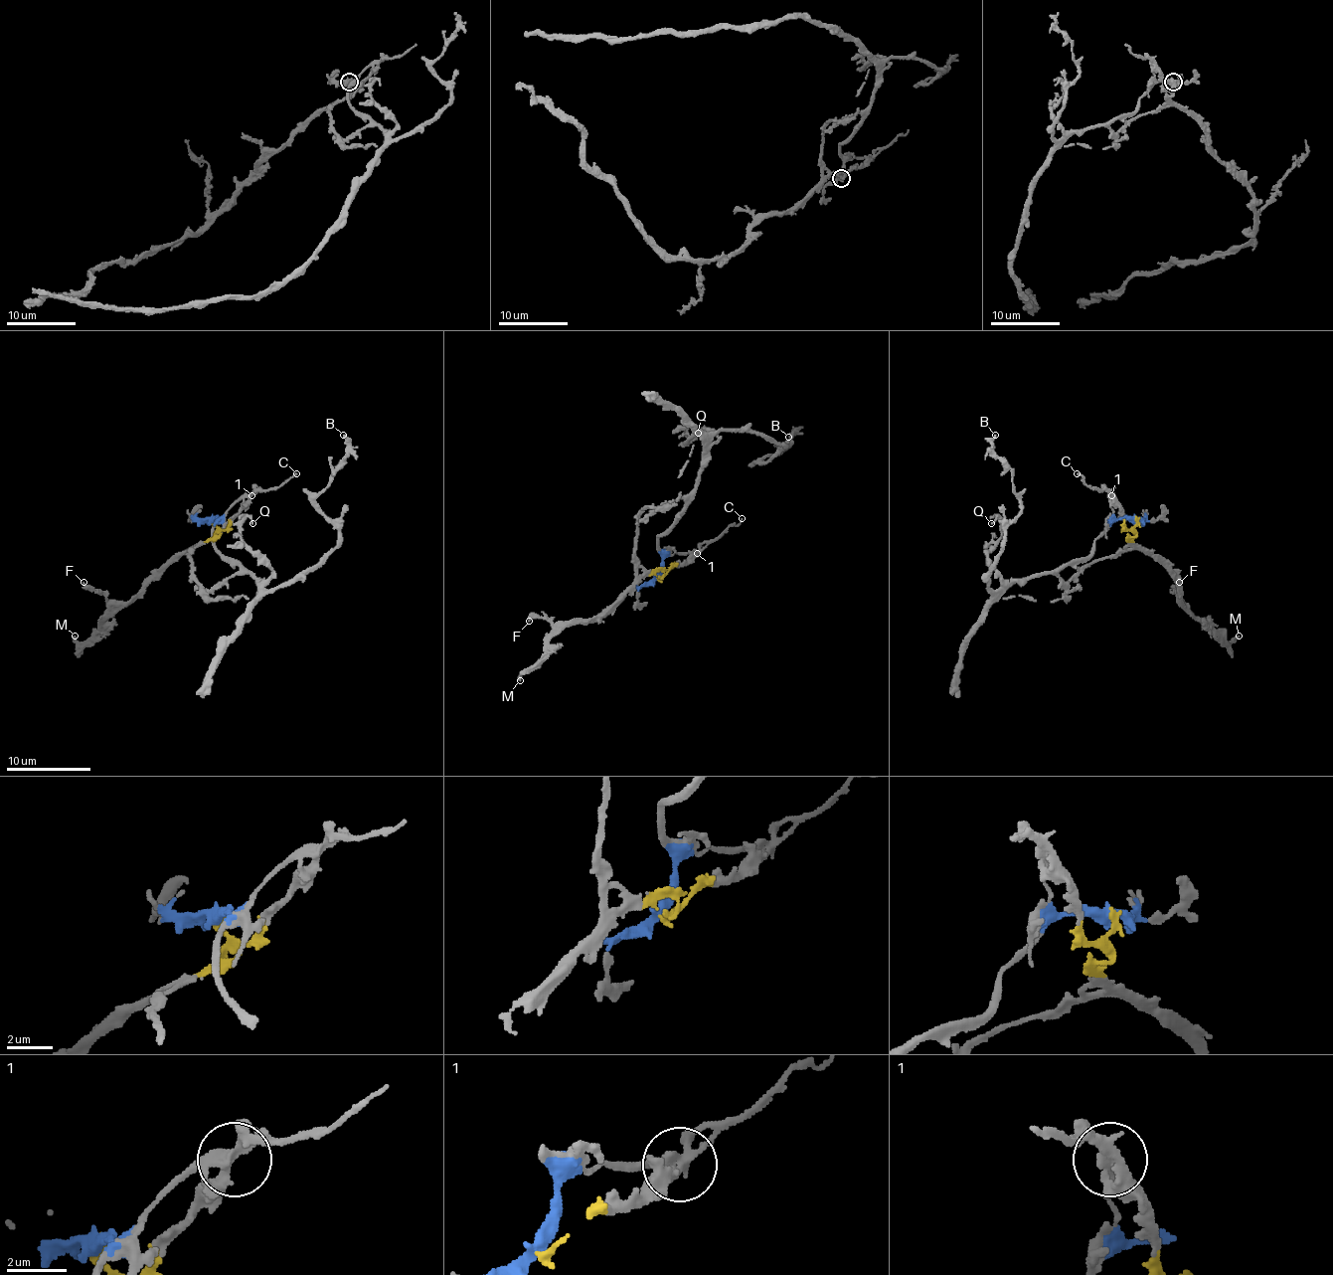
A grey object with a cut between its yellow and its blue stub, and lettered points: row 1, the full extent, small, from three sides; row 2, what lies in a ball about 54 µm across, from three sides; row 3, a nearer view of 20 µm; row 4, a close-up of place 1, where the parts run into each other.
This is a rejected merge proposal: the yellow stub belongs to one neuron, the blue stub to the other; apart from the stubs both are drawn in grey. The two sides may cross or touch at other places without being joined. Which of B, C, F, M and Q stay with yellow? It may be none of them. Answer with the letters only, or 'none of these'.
C, F, M

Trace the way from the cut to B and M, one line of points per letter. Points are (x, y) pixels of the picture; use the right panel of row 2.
B: (1135, 520), (1116, 520), (1075, 564), (992, 590), (1004, 528), (1021, 509), (1013, 473), (996, 455), (996, 436)
M: (1135, 520), (1133, 541), (1171, 575), (1182, 603), (1220, 638), (1229, 642), (1240, 637)

